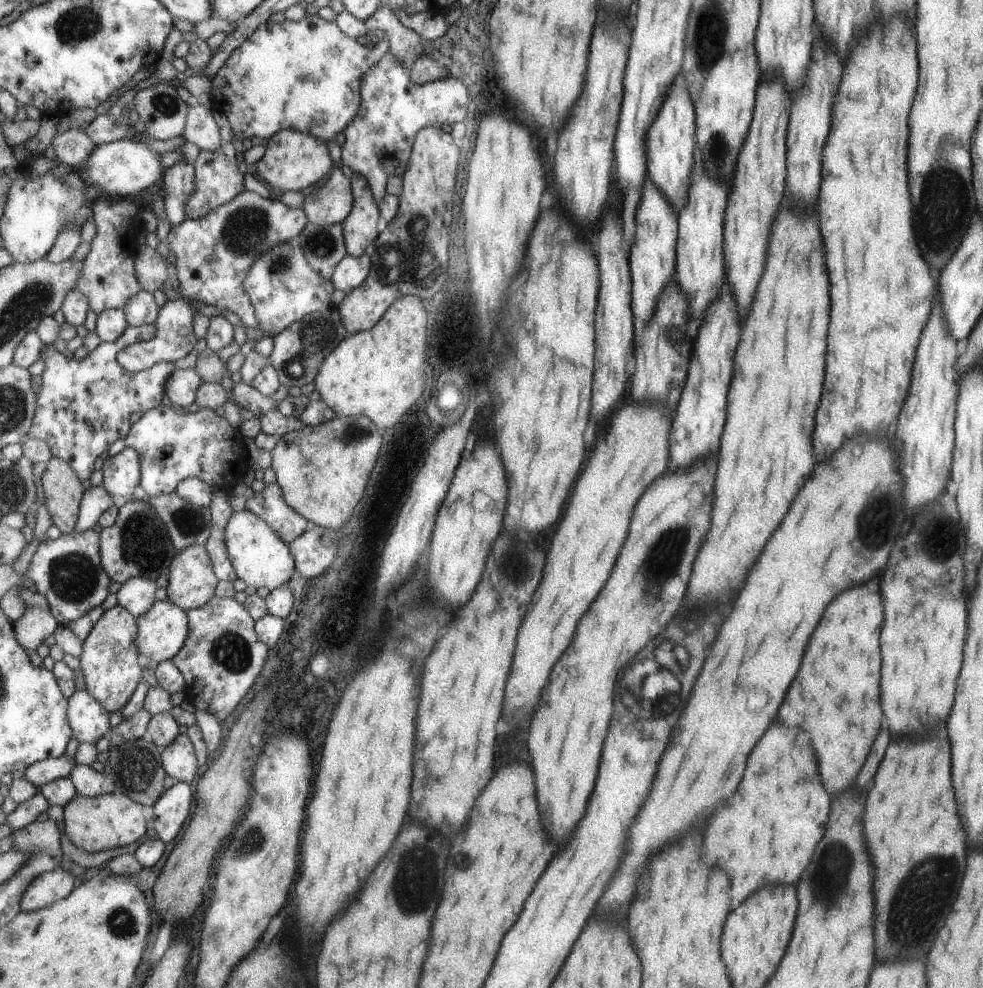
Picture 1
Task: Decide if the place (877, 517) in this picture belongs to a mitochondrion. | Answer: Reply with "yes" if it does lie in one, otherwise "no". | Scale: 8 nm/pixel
yes

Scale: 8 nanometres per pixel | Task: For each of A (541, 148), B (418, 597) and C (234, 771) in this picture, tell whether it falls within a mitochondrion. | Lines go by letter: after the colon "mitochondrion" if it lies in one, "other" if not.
A: other
B: mitochondrion
C: other

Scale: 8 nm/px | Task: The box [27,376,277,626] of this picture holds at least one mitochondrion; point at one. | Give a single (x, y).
(144, 545)

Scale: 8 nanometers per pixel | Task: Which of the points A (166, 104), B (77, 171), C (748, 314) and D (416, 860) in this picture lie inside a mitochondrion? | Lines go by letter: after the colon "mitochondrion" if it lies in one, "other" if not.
A: mitochondrion
B: other
C: other
D: mitochondrion

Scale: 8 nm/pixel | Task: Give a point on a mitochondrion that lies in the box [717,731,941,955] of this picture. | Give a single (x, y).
(829, 876)

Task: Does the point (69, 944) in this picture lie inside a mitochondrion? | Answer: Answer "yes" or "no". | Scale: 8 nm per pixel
no

